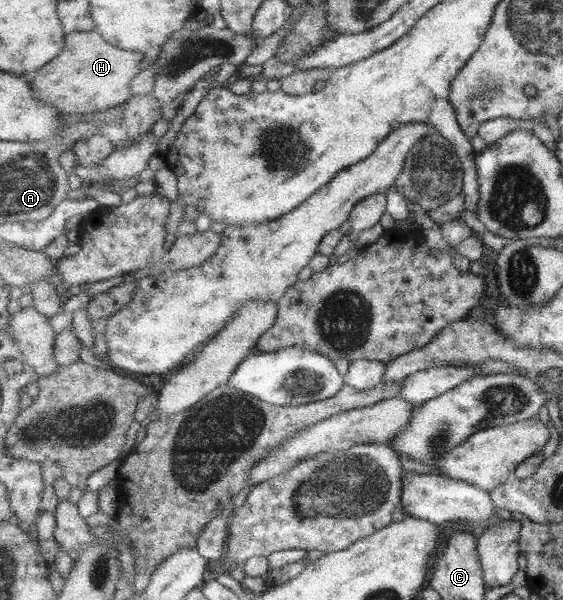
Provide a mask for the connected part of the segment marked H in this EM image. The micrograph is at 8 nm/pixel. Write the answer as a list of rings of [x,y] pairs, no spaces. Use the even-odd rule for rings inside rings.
[[[97,30],[72,32],[65,36],[65,49],[40,70],[29,73],[34,94],[62,114],[88,114],[126,104],[132,97],[131,82],[142,72],[145,54],[124,50],[108,42]]]

